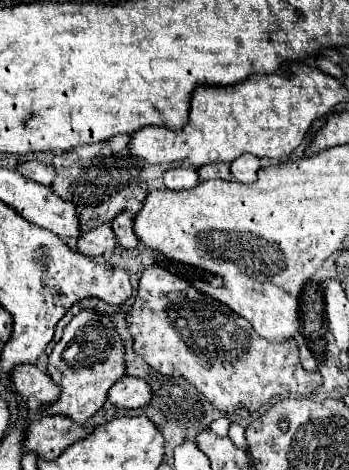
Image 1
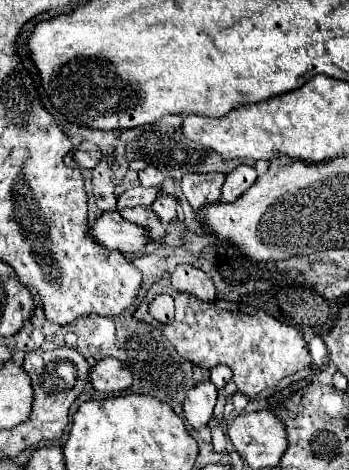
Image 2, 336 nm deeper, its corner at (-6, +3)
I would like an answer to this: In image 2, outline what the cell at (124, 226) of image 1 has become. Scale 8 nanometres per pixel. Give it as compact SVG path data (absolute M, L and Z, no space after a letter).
M158 196L158 200L152 204L152 210L160 218L160 222L170 222L176 216L176 198L174 196Z

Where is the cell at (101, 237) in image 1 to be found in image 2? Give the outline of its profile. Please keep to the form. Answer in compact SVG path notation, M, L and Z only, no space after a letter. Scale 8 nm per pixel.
M134 186L126 190L124 194L118 196L116 210L124 208L134 208L134 206L150 206L158 196L158 188L144 188L144 186Z

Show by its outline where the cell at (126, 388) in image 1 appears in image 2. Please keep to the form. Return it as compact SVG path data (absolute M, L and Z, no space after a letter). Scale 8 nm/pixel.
M104 358L92 368L90 382L98 392L120 394L132 386L132 372L120 360Z

